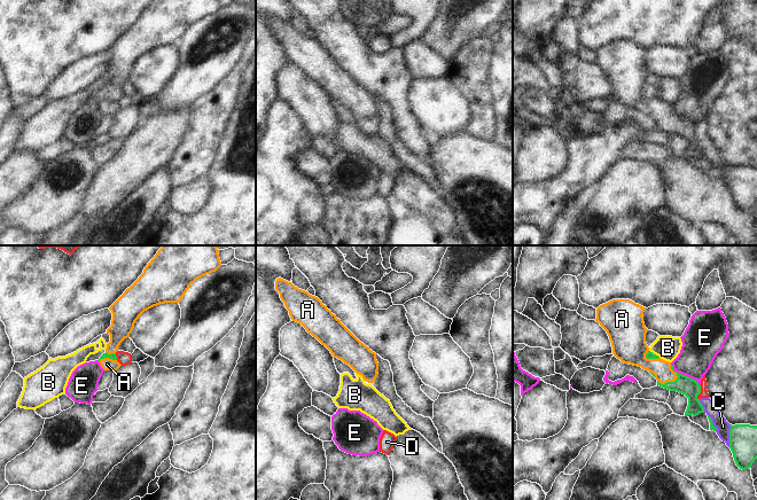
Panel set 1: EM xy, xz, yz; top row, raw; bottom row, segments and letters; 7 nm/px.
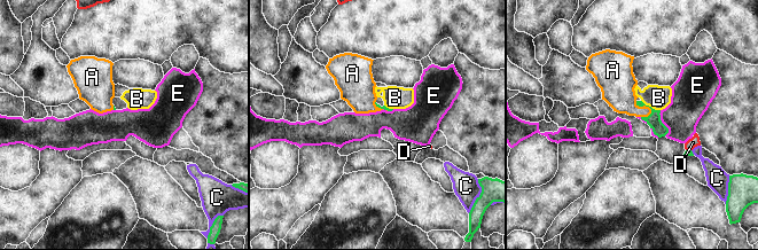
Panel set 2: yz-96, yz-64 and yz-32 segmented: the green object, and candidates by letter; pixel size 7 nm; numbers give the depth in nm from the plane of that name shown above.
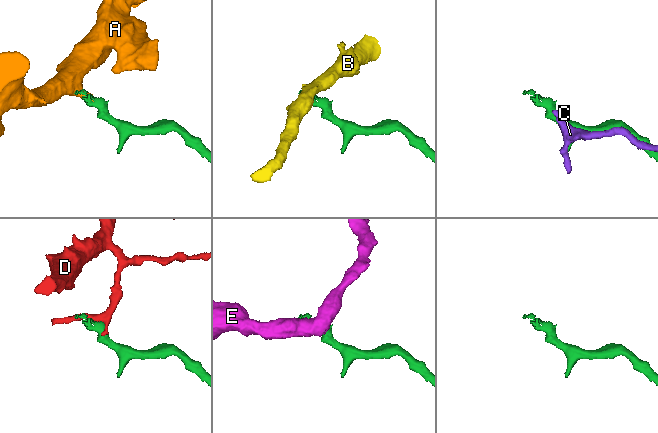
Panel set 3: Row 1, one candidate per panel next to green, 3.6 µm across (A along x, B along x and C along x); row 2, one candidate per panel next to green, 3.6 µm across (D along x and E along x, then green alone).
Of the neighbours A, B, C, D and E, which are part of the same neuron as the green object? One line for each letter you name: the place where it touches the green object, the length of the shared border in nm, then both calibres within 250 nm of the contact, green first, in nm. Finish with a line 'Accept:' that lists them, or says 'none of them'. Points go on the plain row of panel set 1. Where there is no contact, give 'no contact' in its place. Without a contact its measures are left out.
A: meets green in yz at (677, 122); contact 170 nm long; 130 nm thick on the green side, 130 nm on the other
Accept: A

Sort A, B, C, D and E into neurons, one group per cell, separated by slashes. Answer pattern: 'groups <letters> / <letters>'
groups A / B / C D / E

